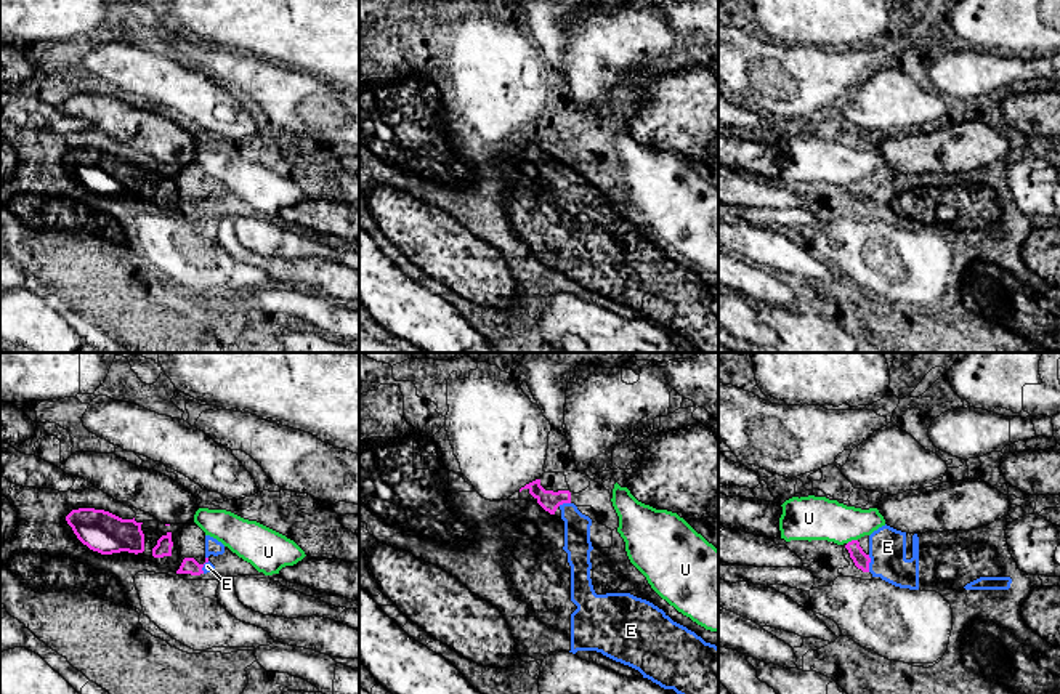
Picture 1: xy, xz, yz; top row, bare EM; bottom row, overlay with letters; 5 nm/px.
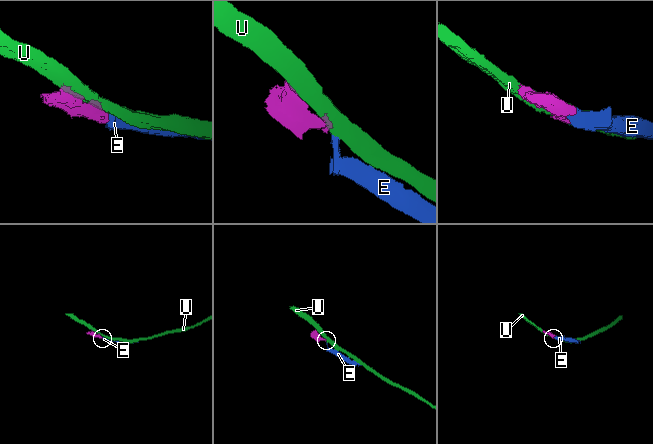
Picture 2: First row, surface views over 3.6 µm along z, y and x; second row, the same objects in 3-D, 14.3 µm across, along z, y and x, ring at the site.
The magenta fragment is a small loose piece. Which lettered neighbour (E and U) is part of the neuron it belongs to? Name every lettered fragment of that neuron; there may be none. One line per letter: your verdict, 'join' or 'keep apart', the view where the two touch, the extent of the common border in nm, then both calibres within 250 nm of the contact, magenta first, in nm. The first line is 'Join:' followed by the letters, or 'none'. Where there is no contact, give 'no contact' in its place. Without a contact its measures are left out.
Join: E
E: join; meets magenta in yz; contact 90 nm long; 80 nm thick on the magenta side, 190 nm on the other
U: keep apart; meets magenta in yz; contact 60 nm long; 80 nm thick on the magenta side, 220 nm on the other

